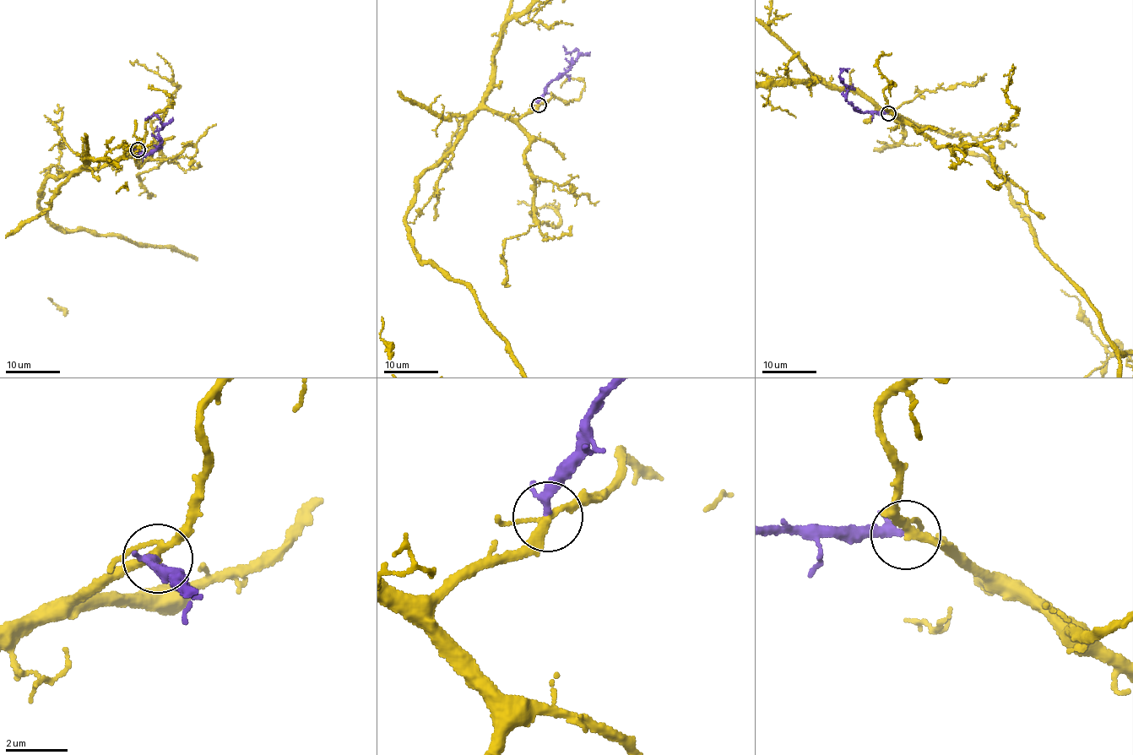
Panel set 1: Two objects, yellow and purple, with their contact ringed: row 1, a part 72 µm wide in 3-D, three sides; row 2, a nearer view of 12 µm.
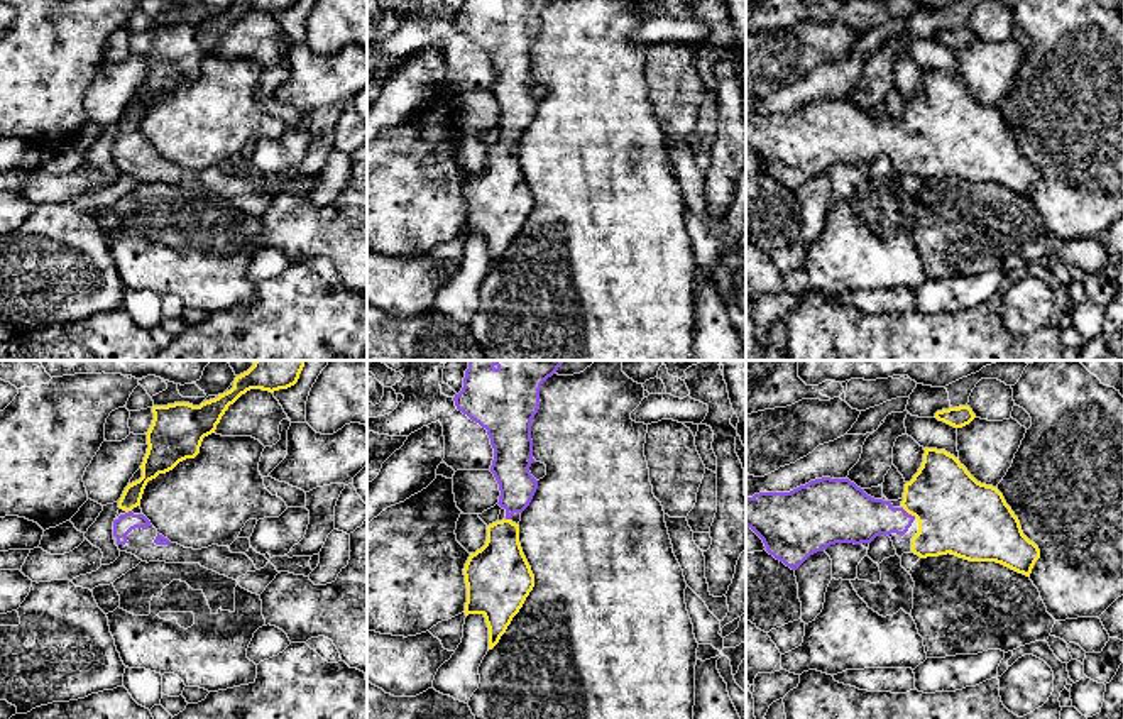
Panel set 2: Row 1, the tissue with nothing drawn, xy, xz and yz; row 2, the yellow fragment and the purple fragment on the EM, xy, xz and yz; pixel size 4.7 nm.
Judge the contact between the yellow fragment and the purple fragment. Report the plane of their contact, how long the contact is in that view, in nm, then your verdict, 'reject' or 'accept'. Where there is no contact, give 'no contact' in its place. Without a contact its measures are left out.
contact in yz; length 80 nm; accept

